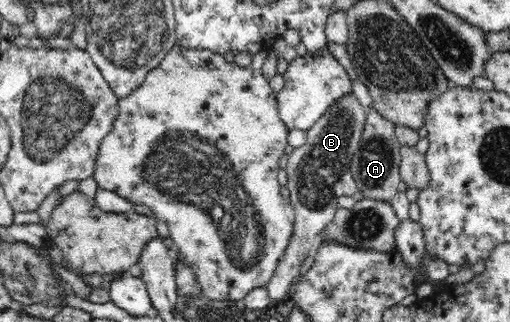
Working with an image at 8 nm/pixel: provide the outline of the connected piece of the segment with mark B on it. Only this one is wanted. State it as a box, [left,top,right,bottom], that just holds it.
[265,94,367,306]

